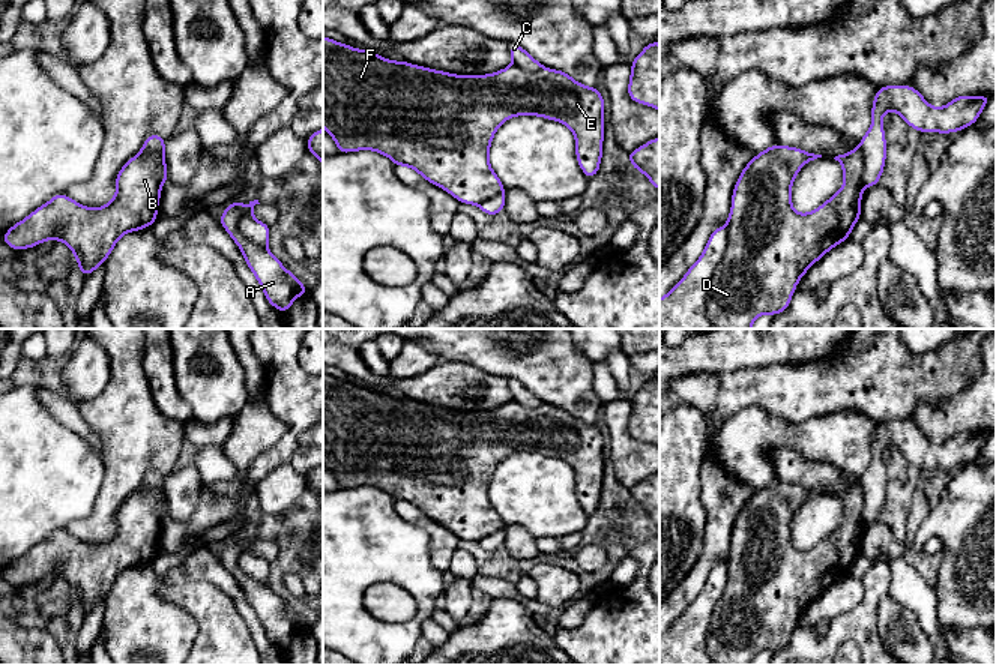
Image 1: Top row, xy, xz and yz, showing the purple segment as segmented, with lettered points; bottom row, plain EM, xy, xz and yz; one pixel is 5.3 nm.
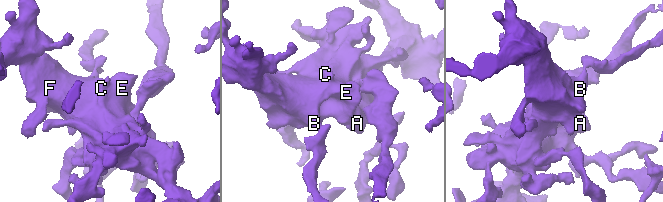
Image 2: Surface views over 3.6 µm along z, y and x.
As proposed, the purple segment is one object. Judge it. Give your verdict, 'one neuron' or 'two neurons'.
two neurons

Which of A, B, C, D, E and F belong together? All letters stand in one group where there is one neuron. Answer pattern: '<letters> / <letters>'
A B D E F / C

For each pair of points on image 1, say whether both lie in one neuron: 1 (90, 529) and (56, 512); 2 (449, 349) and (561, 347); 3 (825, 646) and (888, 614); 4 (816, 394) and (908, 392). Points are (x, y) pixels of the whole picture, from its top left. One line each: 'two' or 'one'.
1: two
2: one
3: two
4: one

